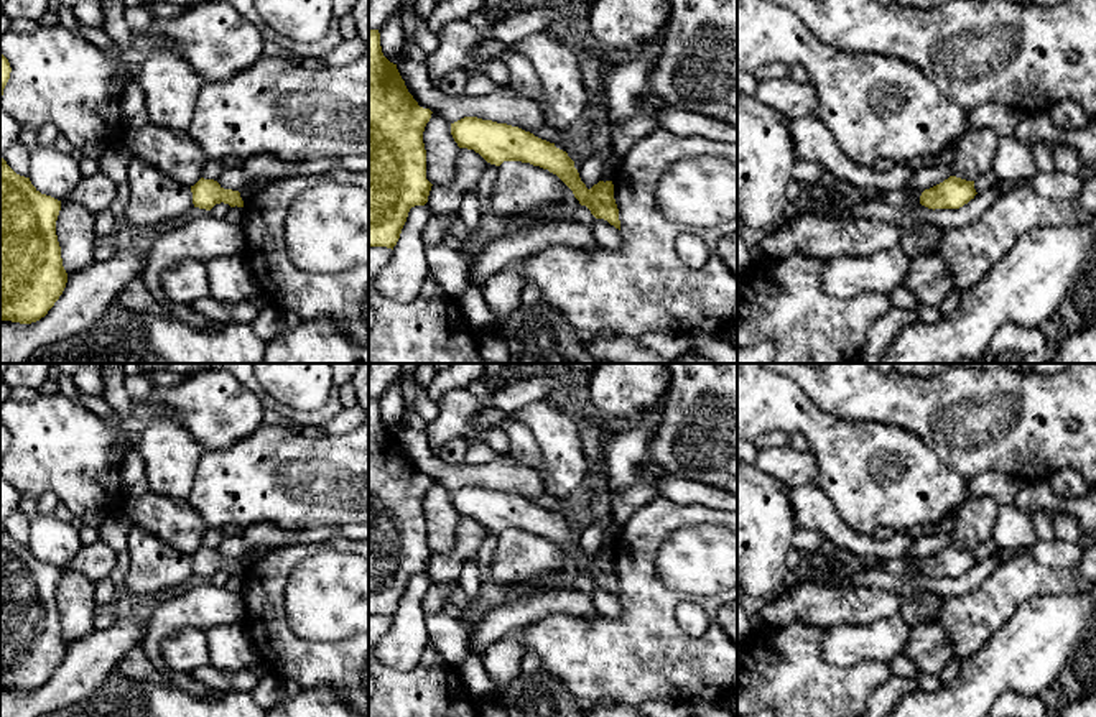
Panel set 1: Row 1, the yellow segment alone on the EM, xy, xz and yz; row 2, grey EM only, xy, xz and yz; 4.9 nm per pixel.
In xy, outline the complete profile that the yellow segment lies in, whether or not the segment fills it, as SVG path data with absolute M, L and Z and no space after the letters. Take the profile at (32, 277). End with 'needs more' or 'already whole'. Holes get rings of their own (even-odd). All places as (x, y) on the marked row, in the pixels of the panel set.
M0 156L0 321L36 322L63 294L67 273L56 235L59 210L61 201L41 194Z | already whole

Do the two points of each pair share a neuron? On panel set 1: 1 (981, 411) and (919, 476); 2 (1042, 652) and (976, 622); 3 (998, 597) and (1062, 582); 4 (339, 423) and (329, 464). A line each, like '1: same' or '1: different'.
1: different
2: different
3: same
4: different

